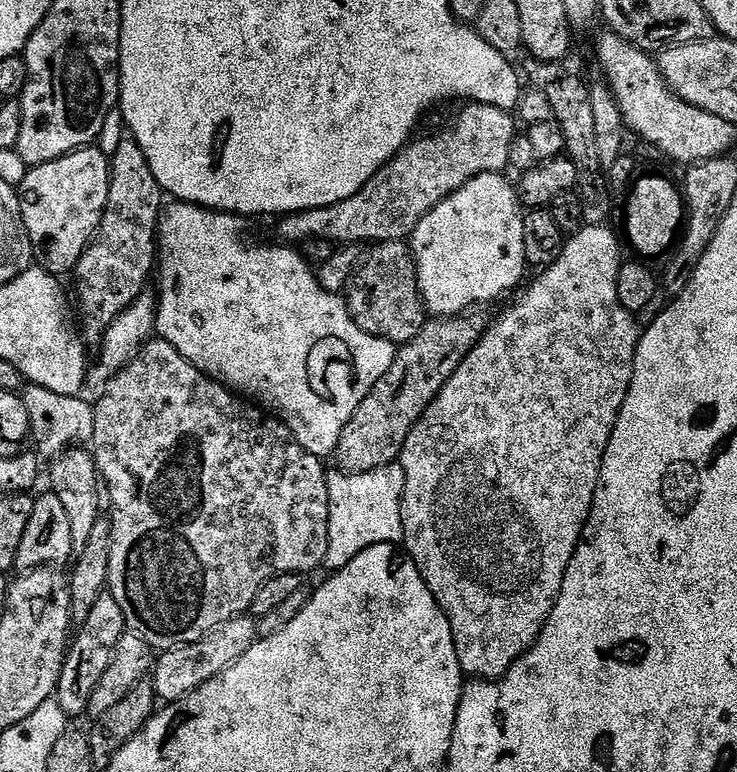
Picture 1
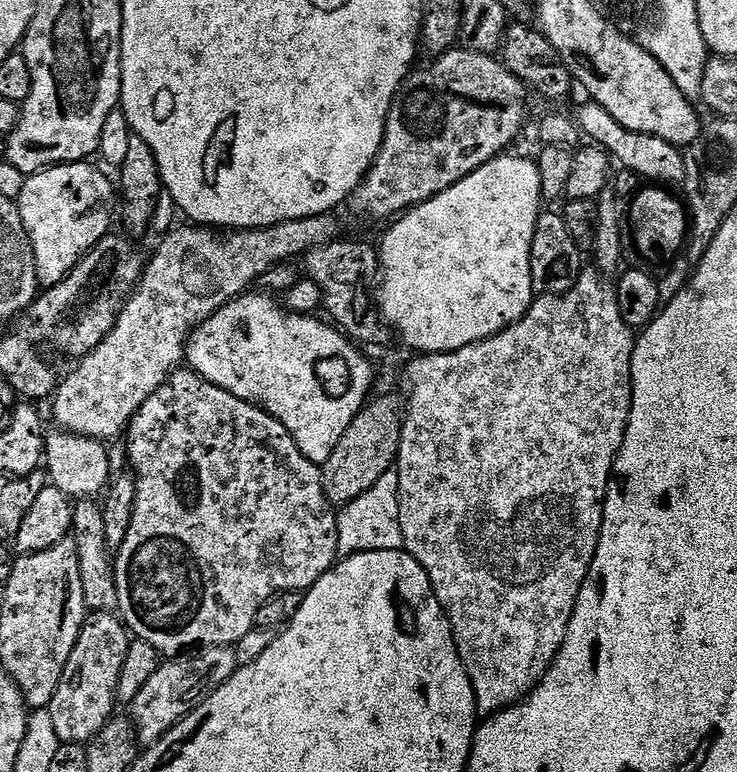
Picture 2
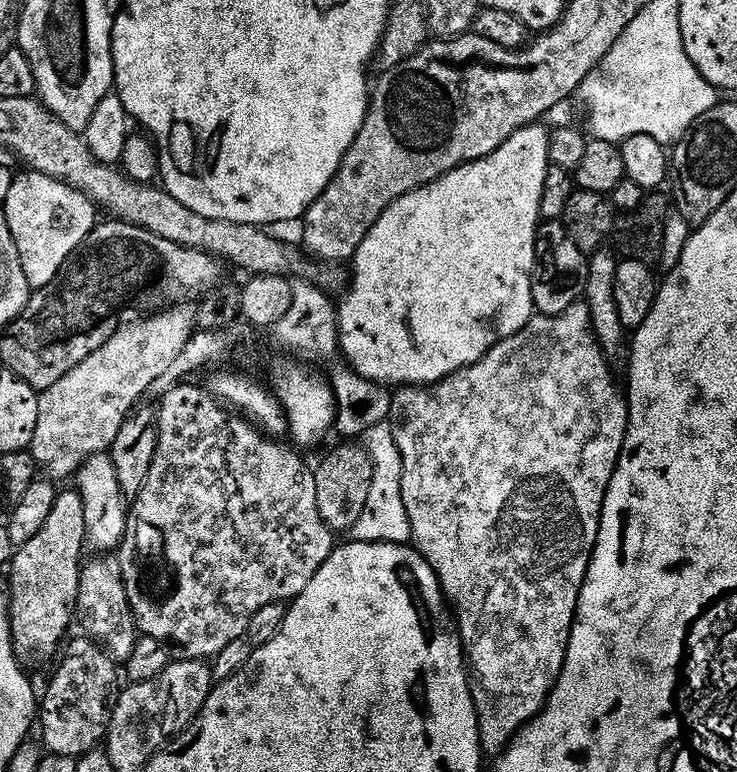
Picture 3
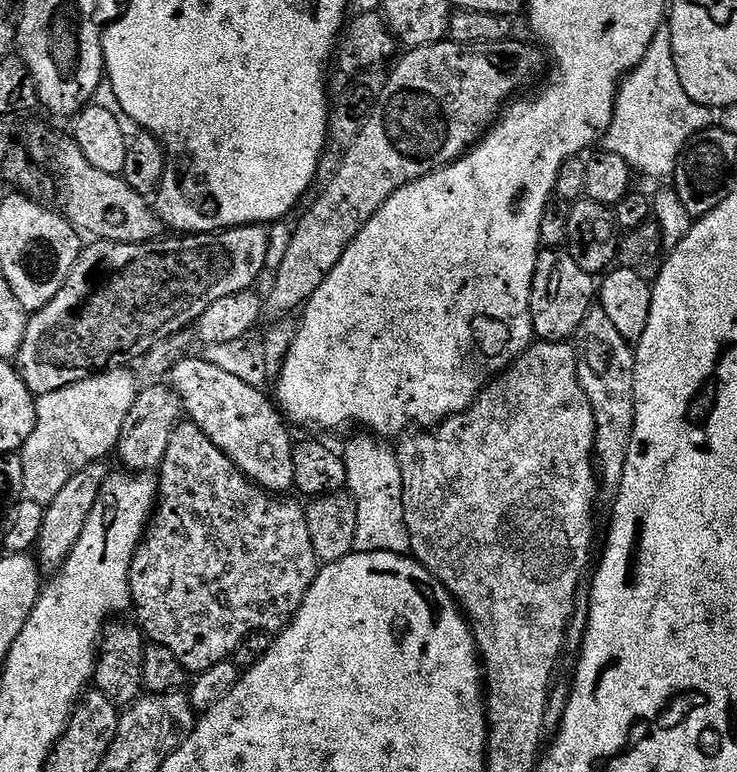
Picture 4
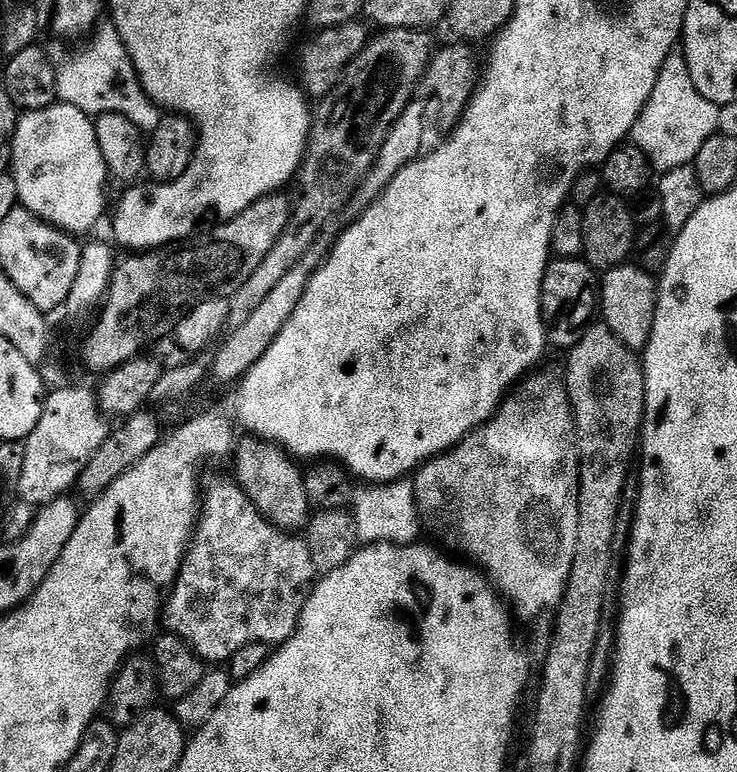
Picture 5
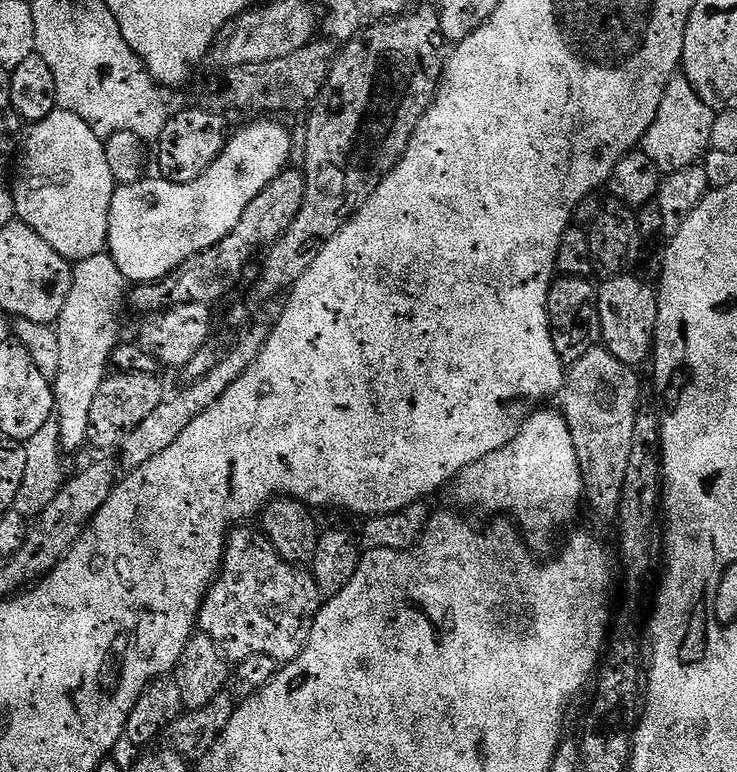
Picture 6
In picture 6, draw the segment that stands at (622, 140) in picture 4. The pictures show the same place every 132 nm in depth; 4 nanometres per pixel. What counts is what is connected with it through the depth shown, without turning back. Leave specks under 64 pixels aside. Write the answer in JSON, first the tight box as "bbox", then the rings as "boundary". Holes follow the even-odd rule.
{"bbox":[642,74,717,174],"boundary":[[[683,74],[672,76],[666,86],[666,94],[662,94],[662,106],[658,106],[658,114],[650,130],[646,130],[644,135],[642,151],[650,158],[650,162],[658,165],[661,173],[667,174],[674,170],[682,170],[686,166],[697,163],[709,151],[710,130],[714,130],[716,117],[717,113],[696,93],[687,76]]]}

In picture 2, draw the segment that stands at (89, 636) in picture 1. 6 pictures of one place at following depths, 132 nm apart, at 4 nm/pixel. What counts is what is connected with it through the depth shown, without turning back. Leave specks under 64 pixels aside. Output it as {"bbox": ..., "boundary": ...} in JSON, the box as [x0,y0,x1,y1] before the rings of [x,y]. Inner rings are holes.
{"bbox":[47,611,130,743],"boundary":[[[93,611],[85,619],[78,642],[74,642],[74,650],[66,662],[62,682],[58,682],[58,690],[54,690],[54,698],[47,707],[61,743],[87,743],[113,719],[112,704],[117,703],[118,678],[126,662],[129,643],[130,633],[119,615]]]}

